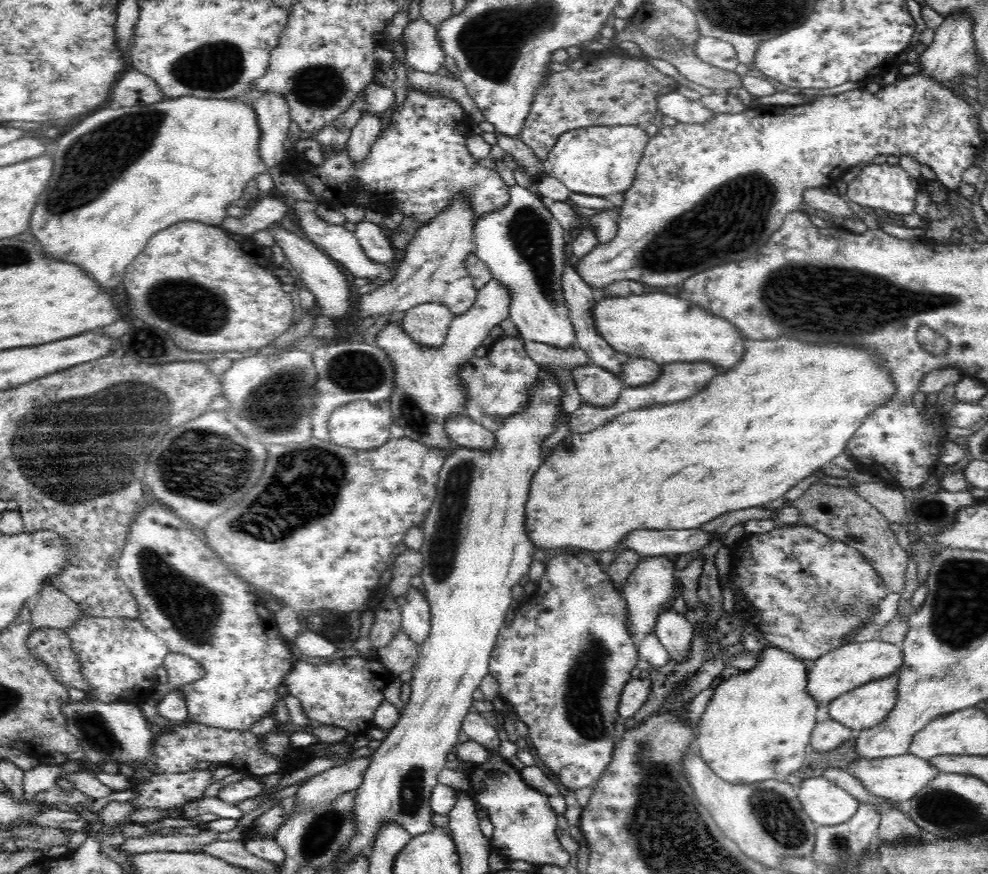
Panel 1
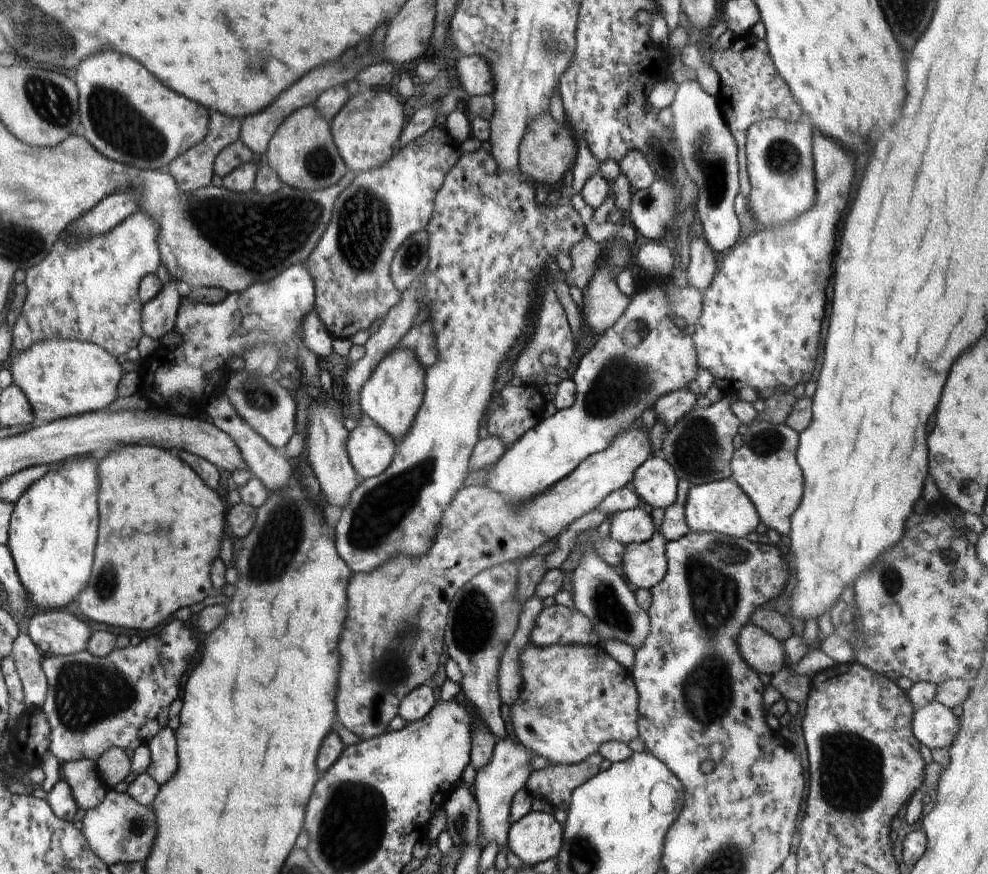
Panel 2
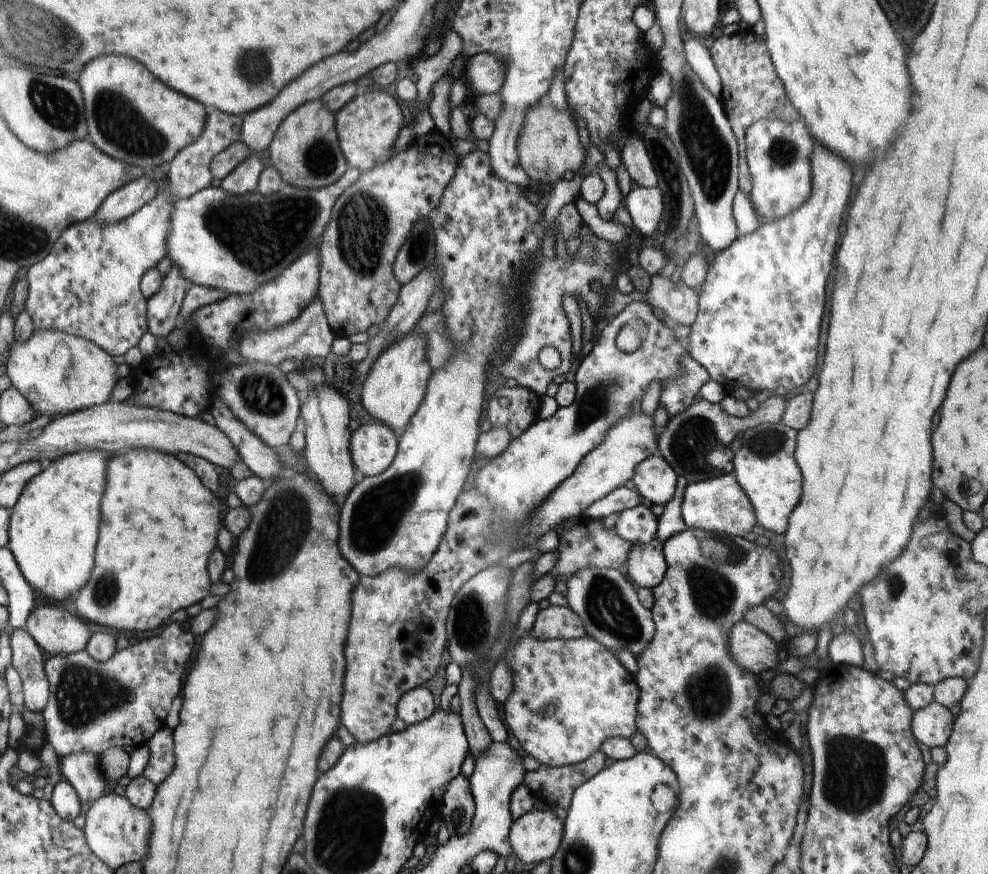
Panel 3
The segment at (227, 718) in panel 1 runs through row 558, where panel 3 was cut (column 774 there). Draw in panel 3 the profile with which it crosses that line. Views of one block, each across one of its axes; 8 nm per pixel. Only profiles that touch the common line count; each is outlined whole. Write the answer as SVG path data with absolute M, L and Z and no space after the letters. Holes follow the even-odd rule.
M756 121L746 130L745 142L751 179L749 198L759 219L778 220L806 204L812 194L811 157L814 142L804 122Z

